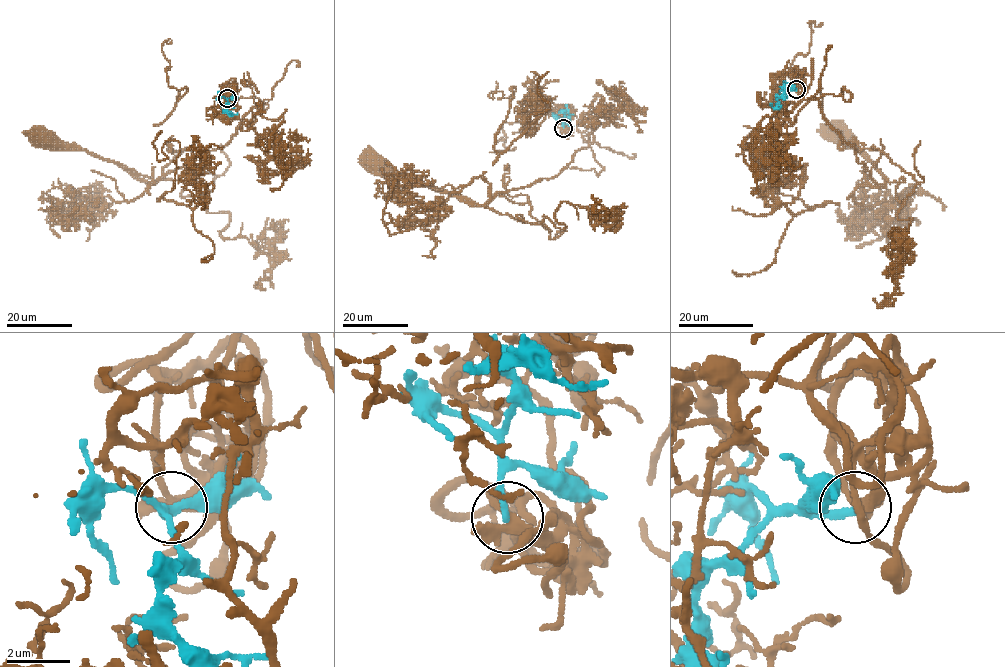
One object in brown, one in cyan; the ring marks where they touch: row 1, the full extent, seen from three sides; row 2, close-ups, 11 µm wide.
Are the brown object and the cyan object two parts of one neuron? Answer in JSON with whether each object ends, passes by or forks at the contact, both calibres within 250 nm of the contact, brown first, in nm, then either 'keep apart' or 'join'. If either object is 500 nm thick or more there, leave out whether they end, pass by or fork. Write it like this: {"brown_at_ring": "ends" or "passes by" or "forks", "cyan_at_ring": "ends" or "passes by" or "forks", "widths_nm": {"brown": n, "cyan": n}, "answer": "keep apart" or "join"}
{"brown_at_ring": "passes by", "cyan_at_ring": "ends", "widths_nm": {"brown": 400, "cyan": 220}, "answer": "keep apart"}

